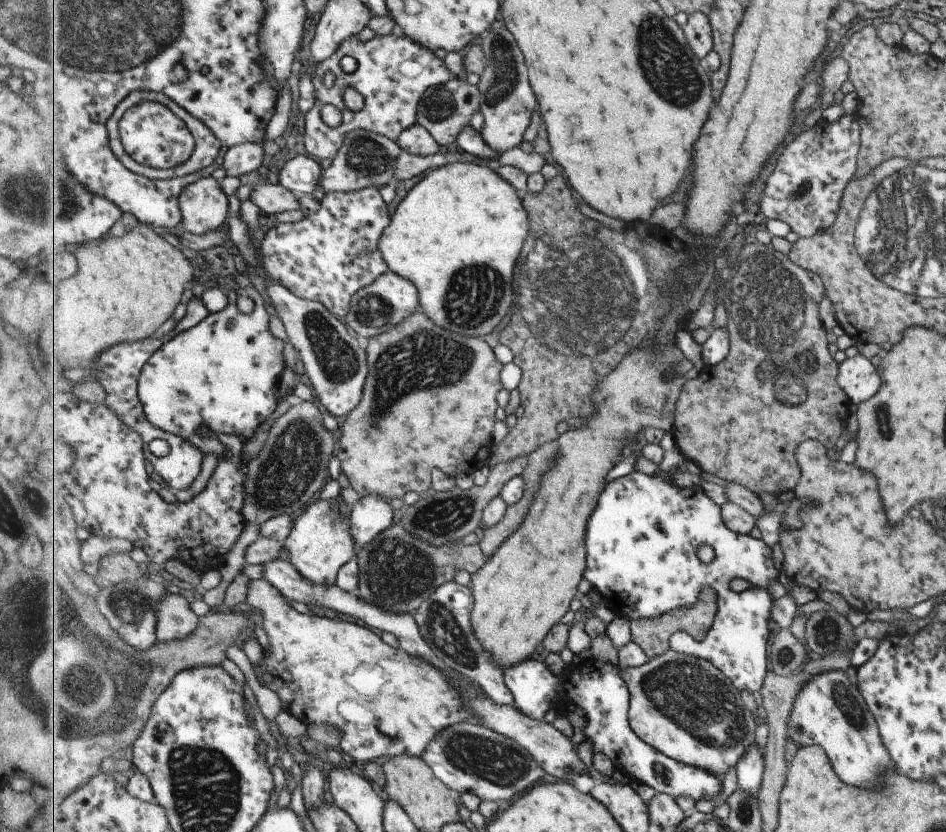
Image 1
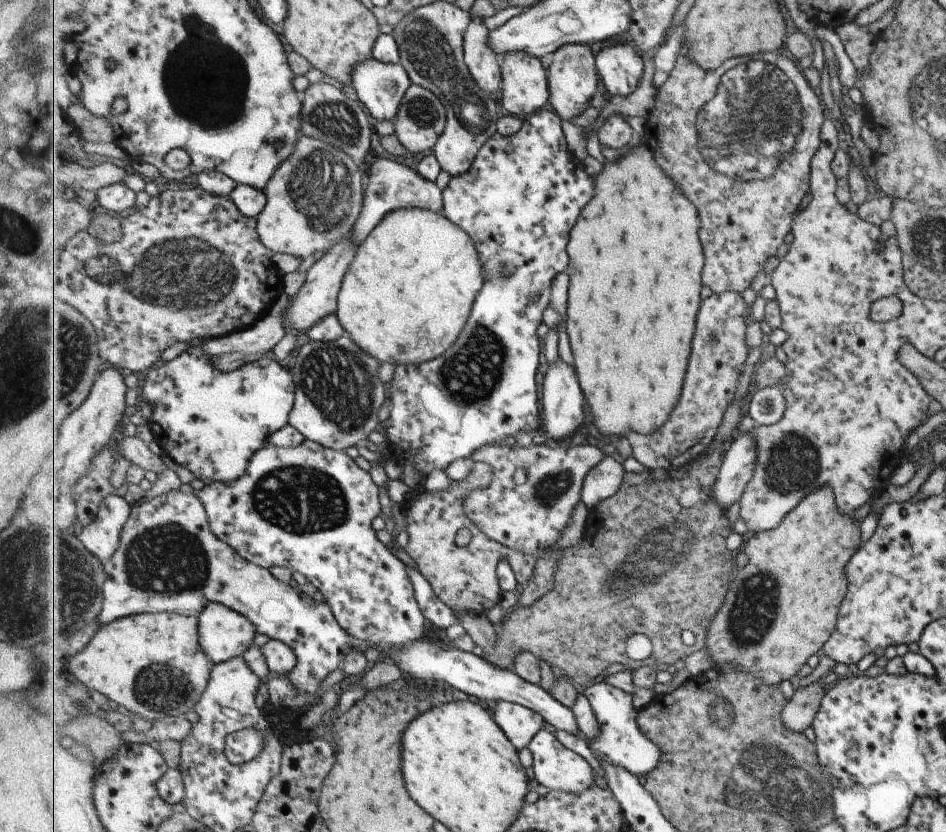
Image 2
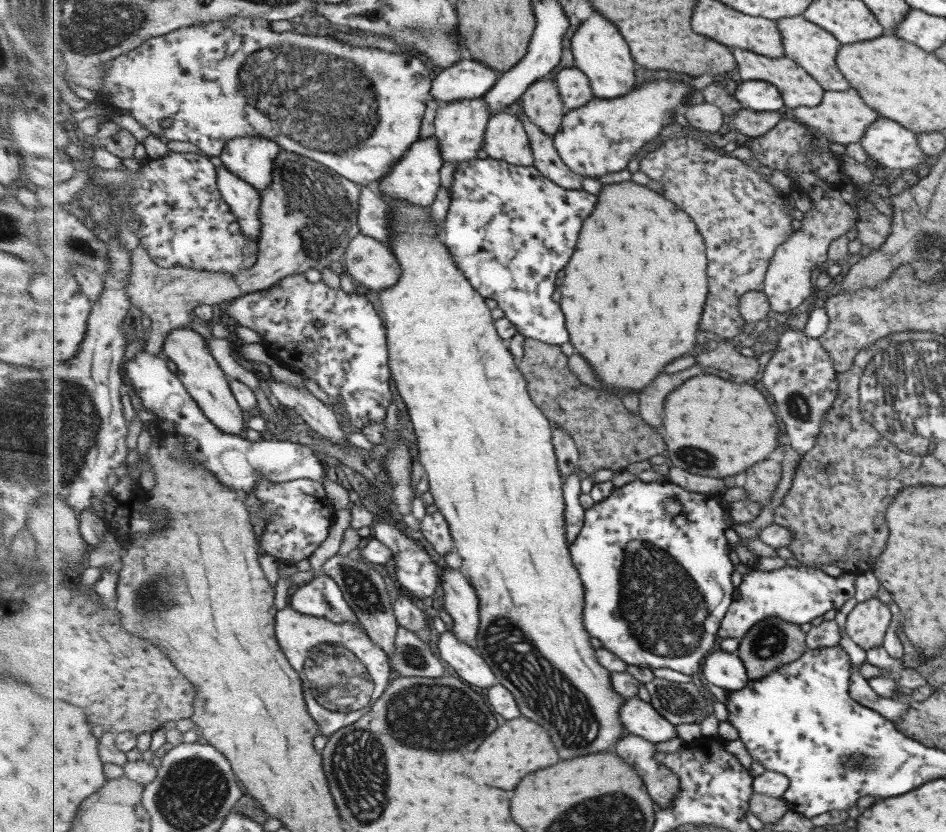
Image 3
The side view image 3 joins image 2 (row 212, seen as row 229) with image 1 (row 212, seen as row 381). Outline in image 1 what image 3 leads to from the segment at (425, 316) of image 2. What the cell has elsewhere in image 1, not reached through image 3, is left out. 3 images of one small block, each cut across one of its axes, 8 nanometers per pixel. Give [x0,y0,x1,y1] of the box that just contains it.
[379,161,530,338]

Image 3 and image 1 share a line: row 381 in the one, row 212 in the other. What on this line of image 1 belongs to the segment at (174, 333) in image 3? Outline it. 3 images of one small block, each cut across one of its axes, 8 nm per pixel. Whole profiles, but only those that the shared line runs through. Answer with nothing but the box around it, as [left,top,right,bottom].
[179,177,229,235]

